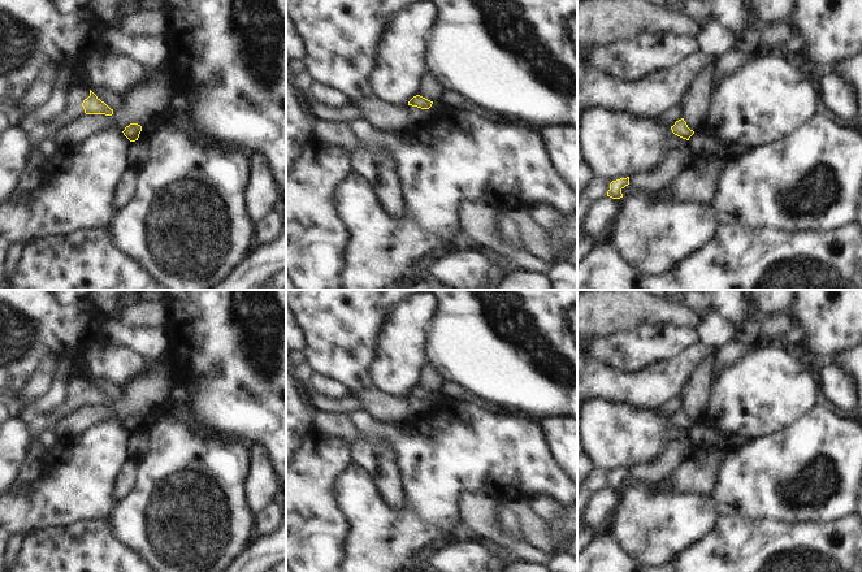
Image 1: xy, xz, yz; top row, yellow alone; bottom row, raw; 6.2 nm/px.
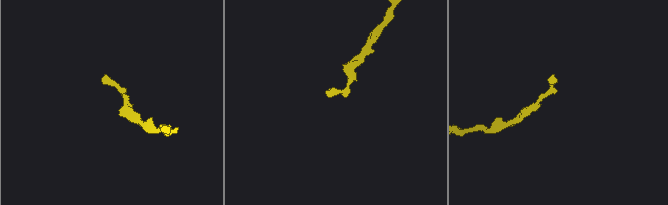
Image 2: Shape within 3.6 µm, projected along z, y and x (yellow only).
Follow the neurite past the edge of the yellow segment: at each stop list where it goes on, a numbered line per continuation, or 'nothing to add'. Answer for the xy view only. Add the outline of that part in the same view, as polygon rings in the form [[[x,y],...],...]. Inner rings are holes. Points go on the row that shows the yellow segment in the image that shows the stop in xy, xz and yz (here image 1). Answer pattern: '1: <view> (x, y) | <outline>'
1: xy (37, 131) | [[[77,83],[68,92],[66,105],[61,114],[59,114],[52,122],[42,124],[27,116],[18,126],[25,130],[34,146],[27,166],[8,202],[18,202],[21,196],[40,186],[40,168],[44,161],[44,156],[39,151],[39,146],[46,139],[52,140],[56,131],[70,124],[73,120],[85,114],[82,103],[90,96],[90,87],[85,83]]]

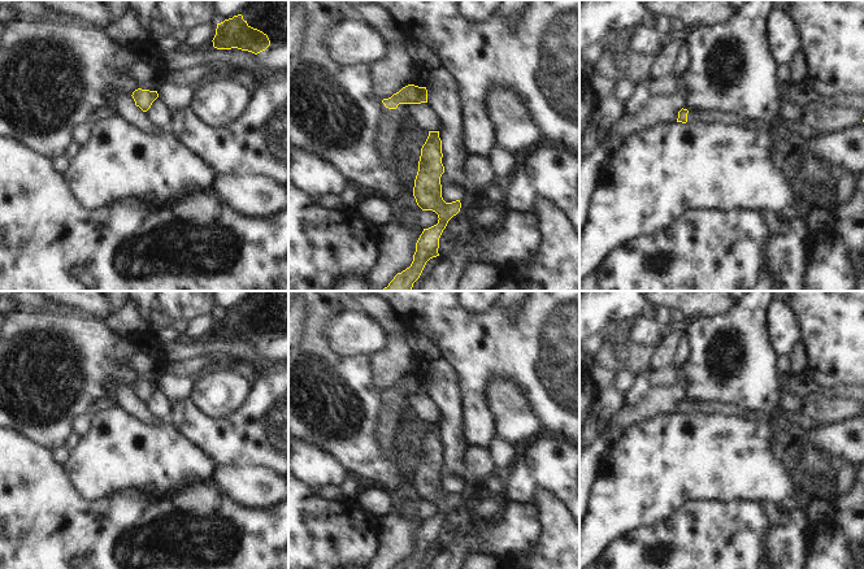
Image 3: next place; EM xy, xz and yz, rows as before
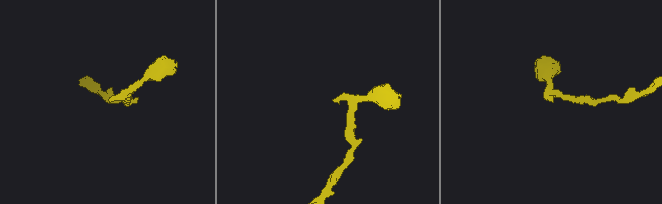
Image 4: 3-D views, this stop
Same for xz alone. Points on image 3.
1: xz (390, 120) | [[[382,103],[383,113],[379,117],[379,131],[377,143],[379,153],[385,158],[394,156],[394,148],[398,142],[398,130],[403,118],[407,116],[408,104],[399,104],[396,109],[388,109]]]

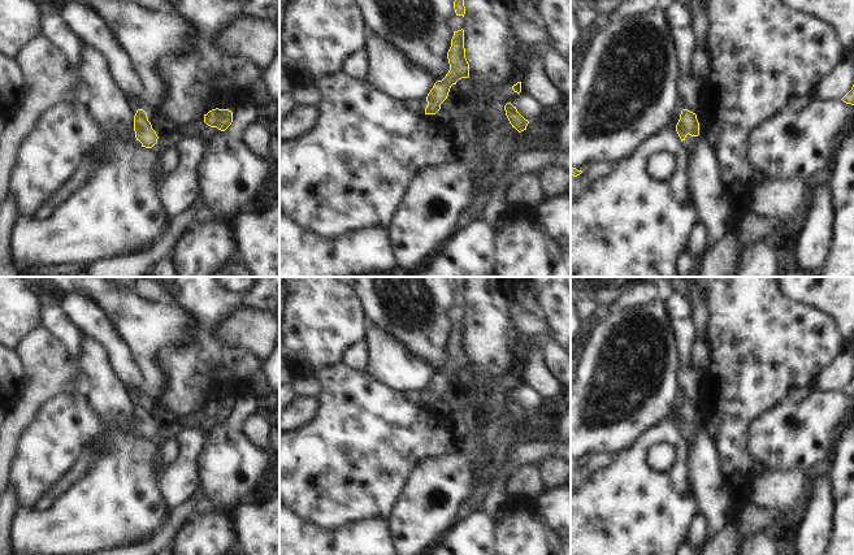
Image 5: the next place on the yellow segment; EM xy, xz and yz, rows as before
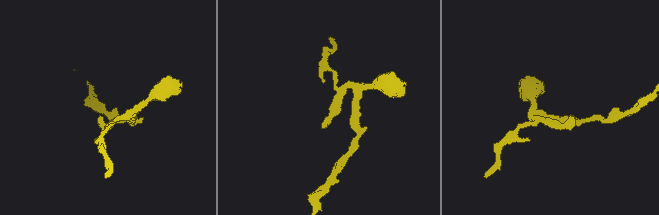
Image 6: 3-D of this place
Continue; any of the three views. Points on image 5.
1: yz (690, 143) | [[[688,134],[686,138],[682,140],[682,146],[684,146],[685,149],[692,152],[698,147],[701,139],[702,139],[702,135],[692,136],[692,135]]]

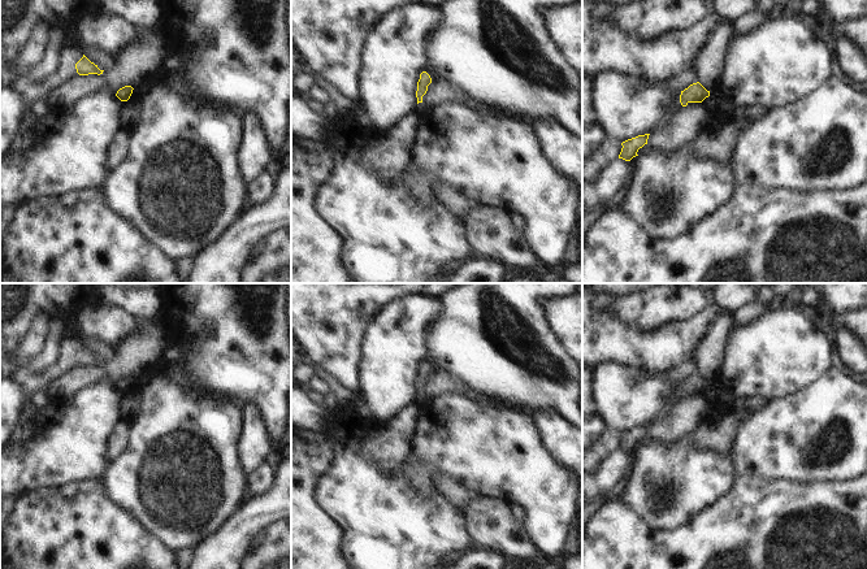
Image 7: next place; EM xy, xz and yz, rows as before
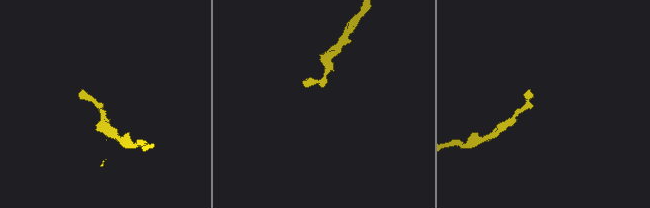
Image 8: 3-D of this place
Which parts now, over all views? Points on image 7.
1: xy (31, 91) | [[[70,44],[61,52],[56,71],[43,82],[32,82],[21,75],[10,87],[18,91],[27,104],[27,112],[22,120],[21,127],[3,161],[9,160],[14,153],[26,151],[32,145],[32,129],[36,117],[31,112],[31,105],[36,101],[45,101],[48,94],[56,87],[64,84],[68,79],[75,77],[75,64],[83,57],[79,44]]]

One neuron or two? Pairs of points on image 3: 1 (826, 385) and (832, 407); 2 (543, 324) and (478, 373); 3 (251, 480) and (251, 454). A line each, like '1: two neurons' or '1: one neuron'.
1: two neurons
2: one neuron
3: two neurons

